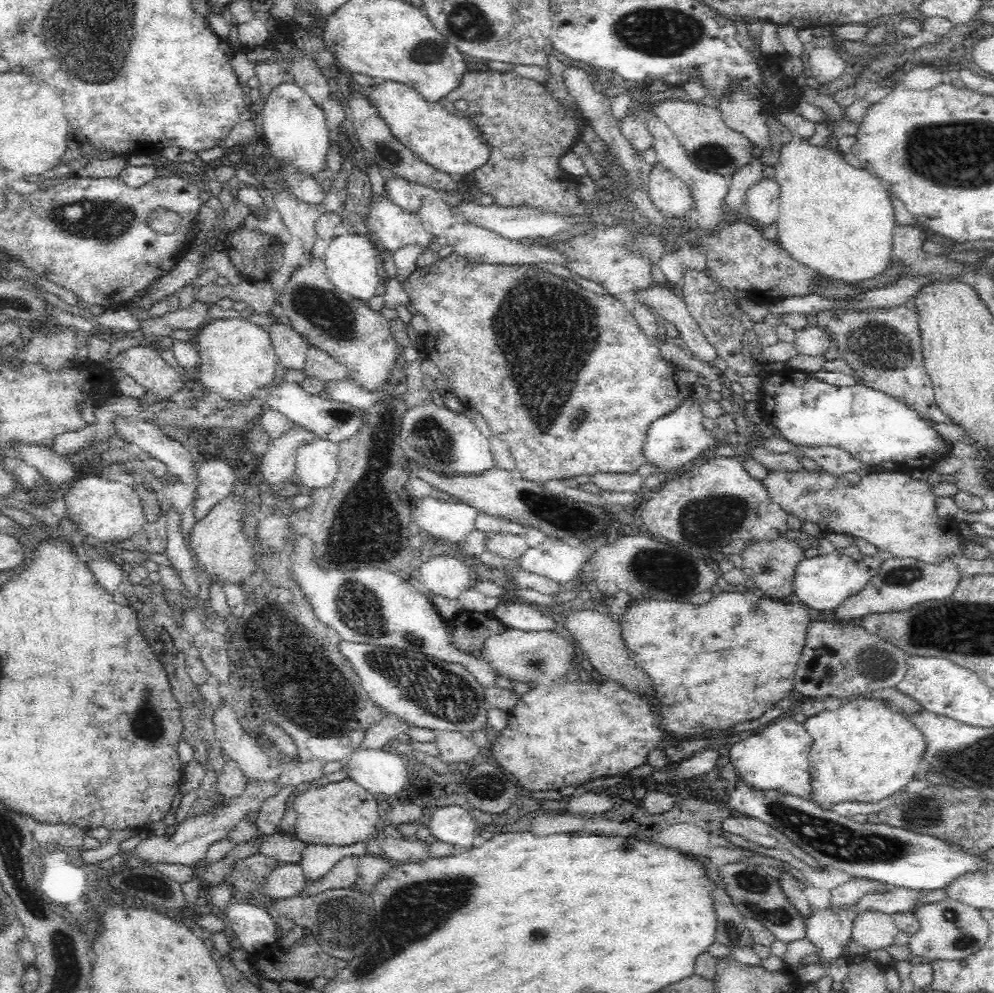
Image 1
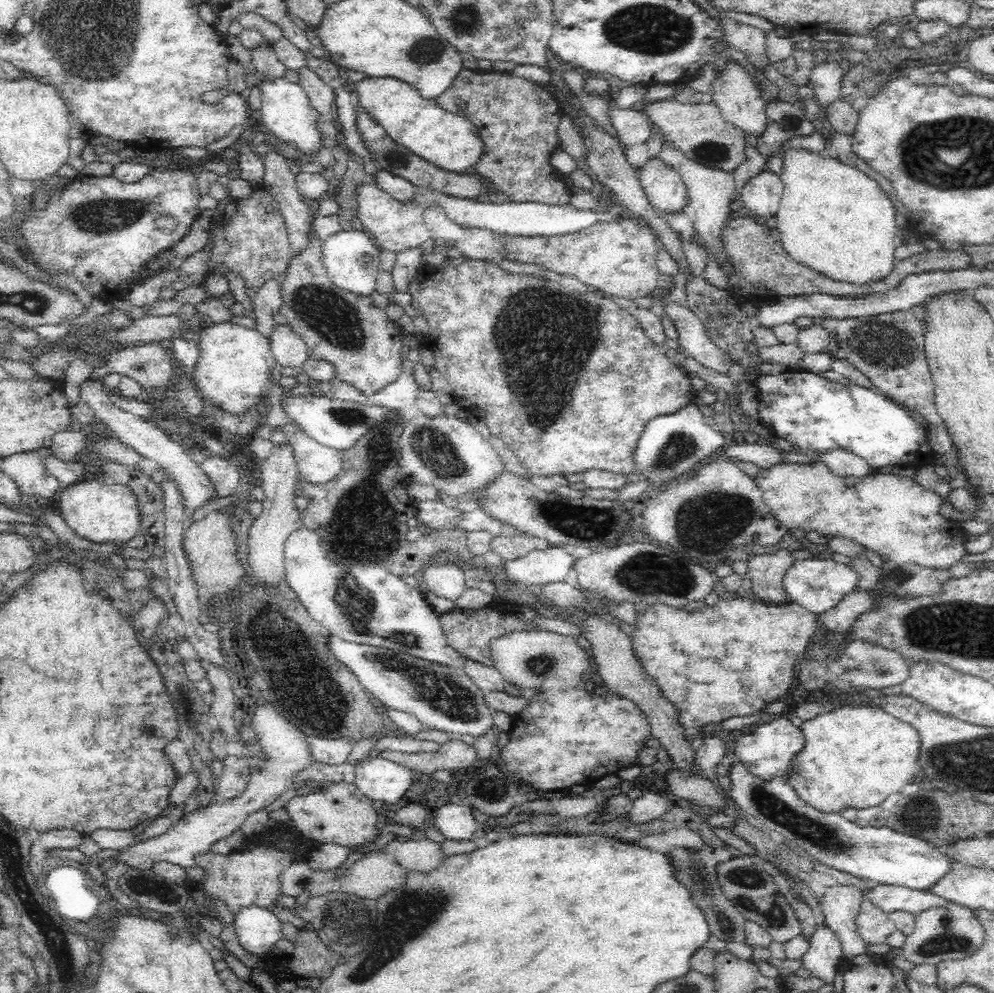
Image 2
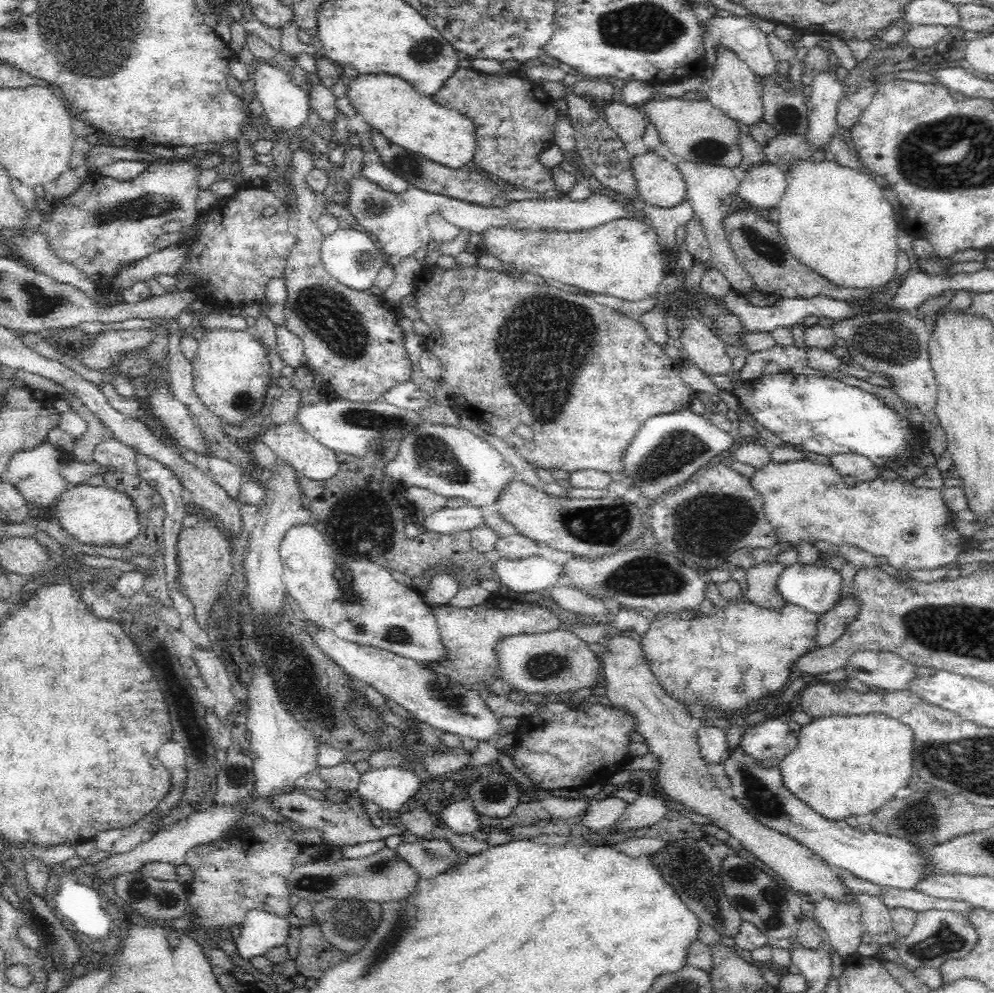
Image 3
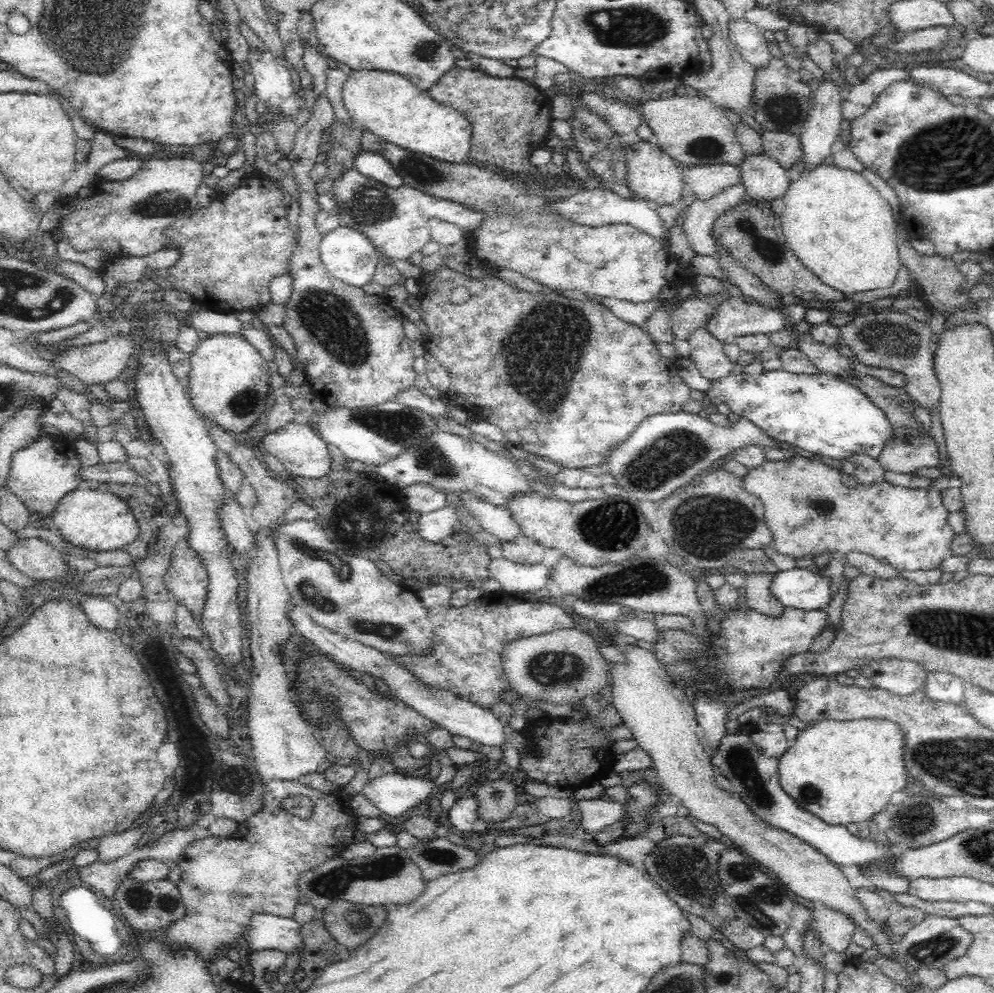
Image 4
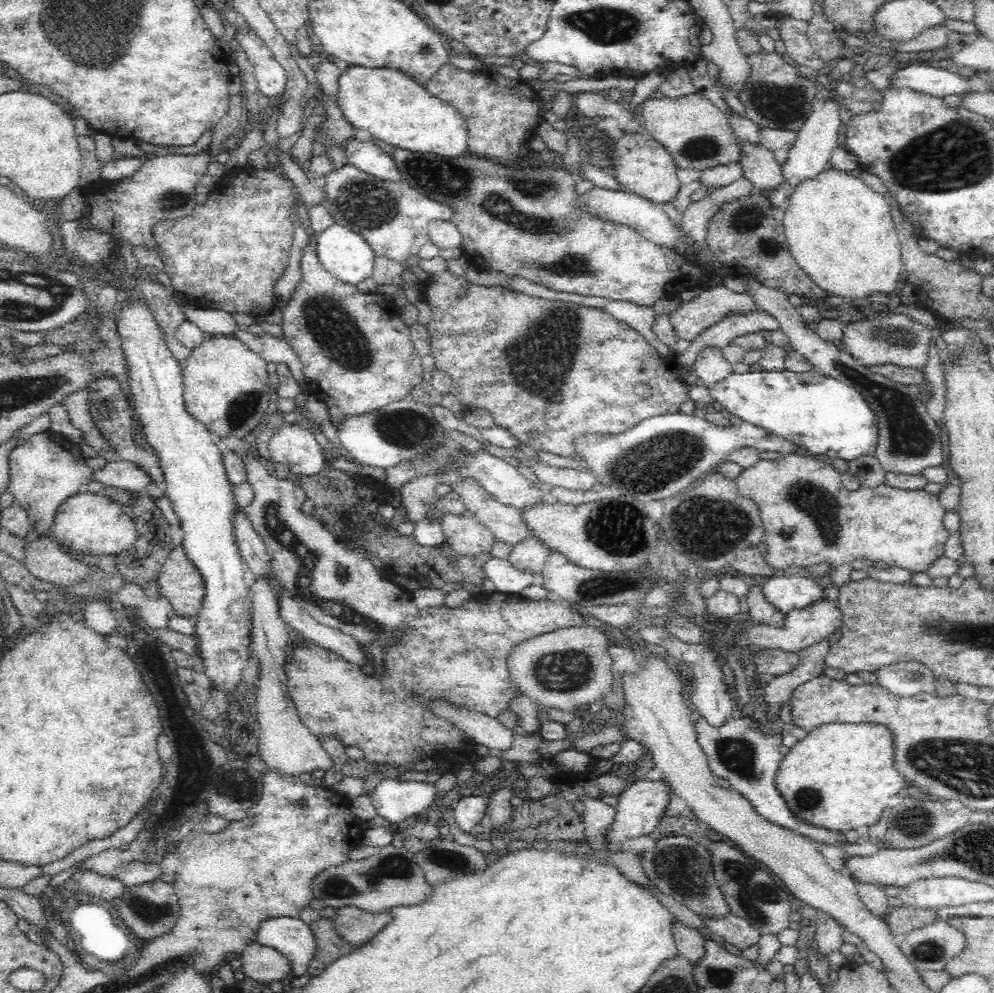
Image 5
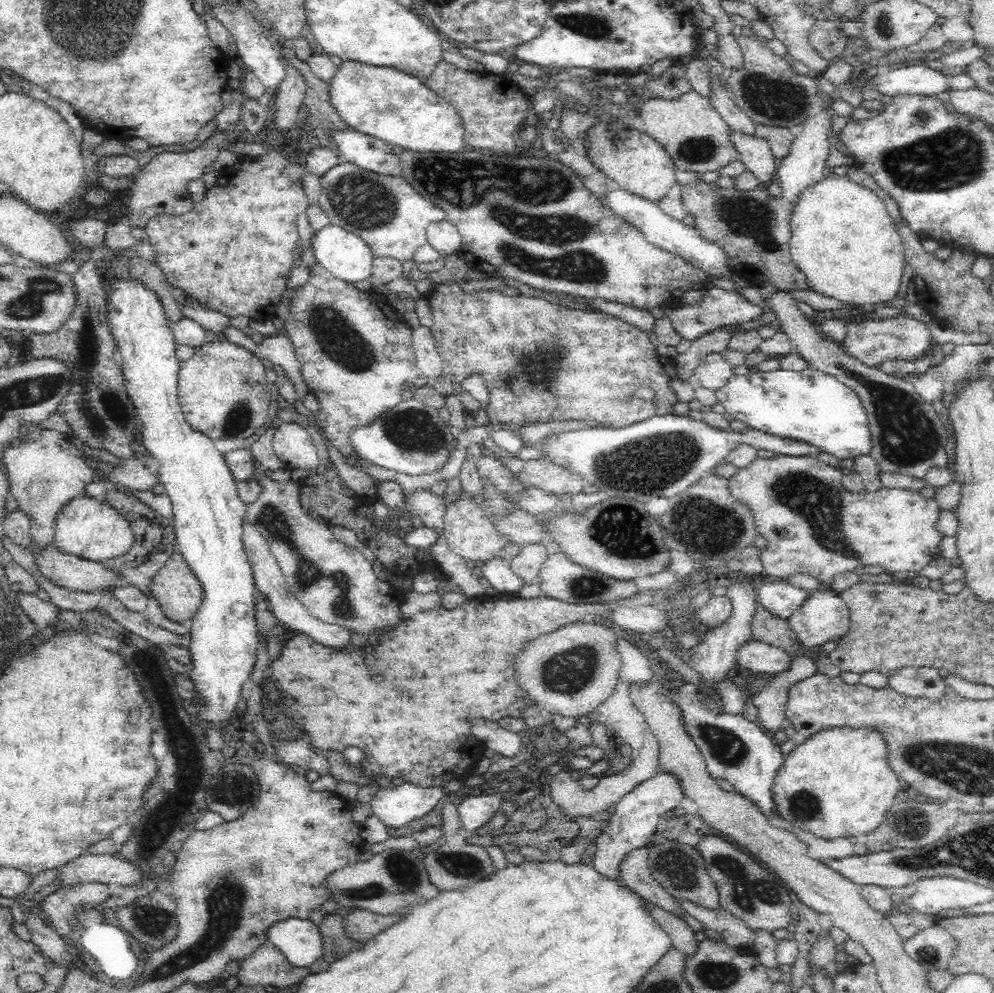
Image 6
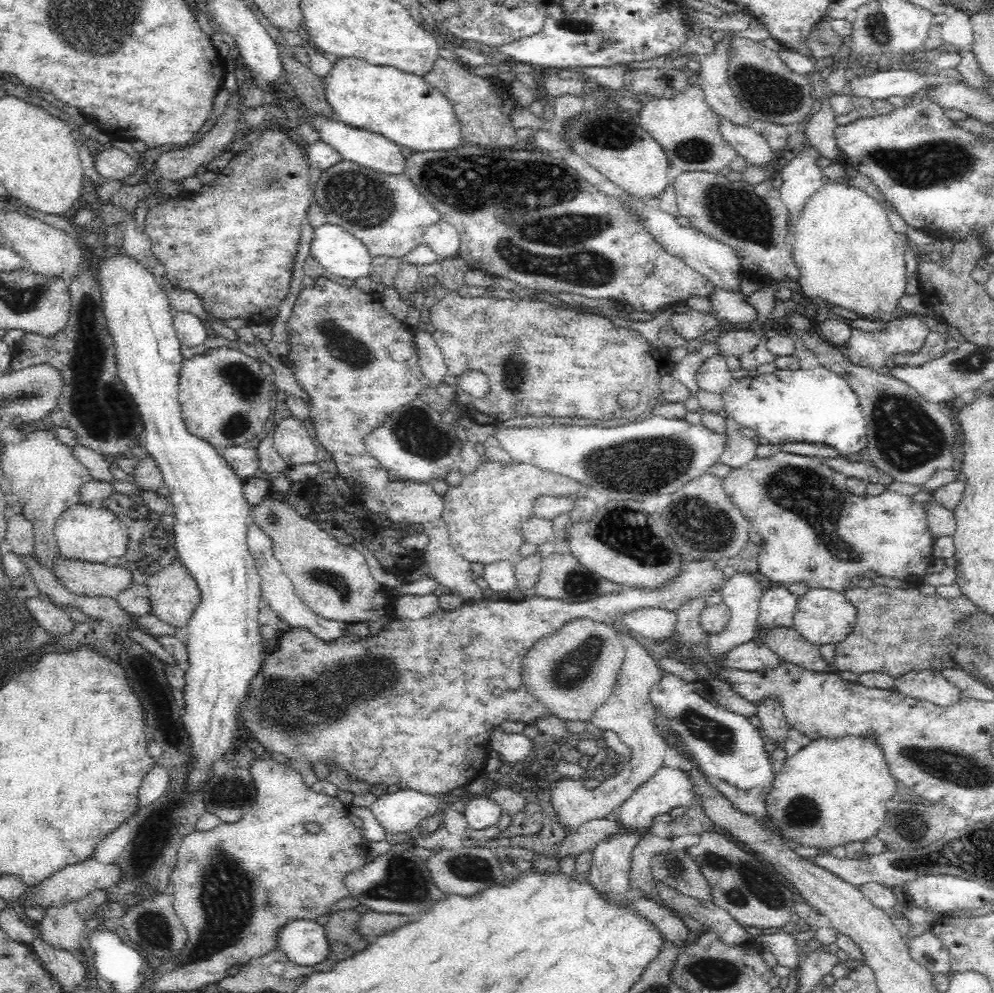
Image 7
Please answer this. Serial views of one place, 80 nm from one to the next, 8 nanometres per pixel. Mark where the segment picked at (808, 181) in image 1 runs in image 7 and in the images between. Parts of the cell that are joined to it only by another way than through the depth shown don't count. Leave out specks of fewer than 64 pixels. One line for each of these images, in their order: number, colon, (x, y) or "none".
2: (833, 218)
3: (836, 220)
4: (838, 225)
5: (839, 230)
6: (842, 237)
7: (843, 244)

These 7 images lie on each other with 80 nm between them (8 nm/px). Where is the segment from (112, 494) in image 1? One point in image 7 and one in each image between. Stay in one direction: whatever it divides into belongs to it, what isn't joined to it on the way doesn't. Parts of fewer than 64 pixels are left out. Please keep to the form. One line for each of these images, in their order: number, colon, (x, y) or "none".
2: (101, 513)
3: (100, 515)
4: (96, 520)
5: (88, 523)
6: (84, 527)
7: (92, 534)

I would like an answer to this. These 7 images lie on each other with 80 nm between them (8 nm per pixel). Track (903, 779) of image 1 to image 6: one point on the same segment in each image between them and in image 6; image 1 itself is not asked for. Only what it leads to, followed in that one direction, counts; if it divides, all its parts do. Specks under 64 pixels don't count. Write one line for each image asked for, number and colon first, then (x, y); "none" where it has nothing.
2: (856, 756)
3: (846, 765)
4: (843, 772)
5: (840, 776)
6: (838, 783)

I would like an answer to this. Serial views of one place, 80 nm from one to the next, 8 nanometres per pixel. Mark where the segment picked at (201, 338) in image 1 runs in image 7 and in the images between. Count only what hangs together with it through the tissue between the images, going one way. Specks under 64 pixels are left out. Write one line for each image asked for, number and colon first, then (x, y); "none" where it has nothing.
2: (234, 367)
3: (231, 373)
4: (229, 379)
5: (225, 383)
6: (223, 391)
7: (220, 392)

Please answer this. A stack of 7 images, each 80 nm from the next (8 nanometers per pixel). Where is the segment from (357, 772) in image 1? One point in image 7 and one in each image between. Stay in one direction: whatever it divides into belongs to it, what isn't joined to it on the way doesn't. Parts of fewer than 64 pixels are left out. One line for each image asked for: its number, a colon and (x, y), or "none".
2: (377, 777)
3: (391, 788)
4: (393, 793)
5: (395, 800)
6: (396, 806)
7: (400, 812)

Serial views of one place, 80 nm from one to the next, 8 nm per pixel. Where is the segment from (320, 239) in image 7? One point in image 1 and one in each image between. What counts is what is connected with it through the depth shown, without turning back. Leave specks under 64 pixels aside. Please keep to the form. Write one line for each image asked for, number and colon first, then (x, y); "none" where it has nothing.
1: (352, 264)
2: (351, 258)
3: (351, 256)
4: (349, 255)
5: (346, 255)
6: (344, 254)

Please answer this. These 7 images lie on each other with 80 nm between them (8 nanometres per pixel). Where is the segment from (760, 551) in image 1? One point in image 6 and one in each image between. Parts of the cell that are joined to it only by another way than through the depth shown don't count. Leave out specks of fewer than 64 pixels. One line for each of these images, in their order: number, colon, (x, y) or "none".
2: (766, 571)
3: (762, 578)
4: (758, 595)
5: (760, 609)
6: (764, 626)

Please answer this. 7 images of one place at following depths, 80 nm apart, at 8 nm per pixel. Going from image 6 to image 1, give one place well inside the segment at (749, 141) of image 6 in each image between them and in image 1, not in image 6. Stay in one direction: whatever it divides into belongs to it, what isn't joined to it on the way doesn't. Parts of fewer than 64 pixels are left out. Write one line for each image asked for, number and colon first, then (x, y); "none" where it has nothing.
1: (762, 200)
2: (762, 195)
3: (761, 188)
4: (764, 180)
5: (760, 168)

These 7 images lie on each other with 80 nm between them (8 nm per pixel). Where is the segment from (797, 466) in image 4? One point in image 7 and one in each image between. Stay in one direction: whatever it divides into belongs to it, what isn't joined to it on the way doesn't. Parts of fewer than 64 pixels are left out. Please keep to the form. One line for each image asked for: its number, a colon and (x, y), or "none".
5: (809, 516)
6: (813, 525)
7: (814, 530)

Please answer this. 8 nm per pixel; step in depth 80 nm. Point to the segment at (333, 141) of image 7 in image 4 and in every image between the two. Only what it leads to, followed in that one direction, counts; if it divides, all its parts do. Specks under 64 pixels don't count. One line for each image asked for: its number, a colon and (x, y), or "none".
4: (372, 164)
5: (368, 157)
6: (372, 154)

